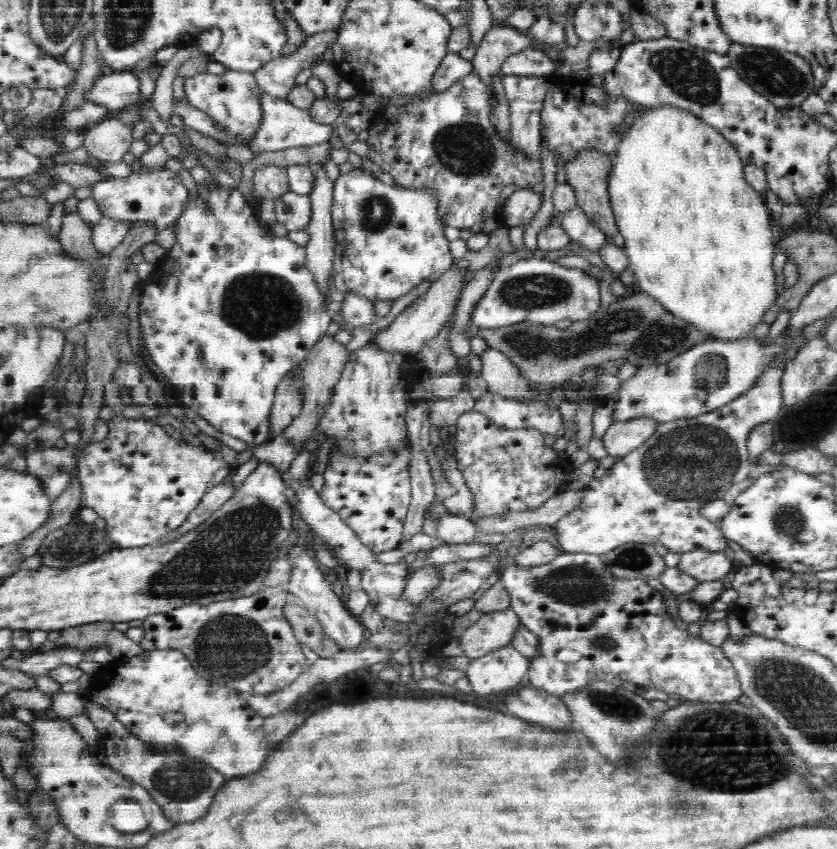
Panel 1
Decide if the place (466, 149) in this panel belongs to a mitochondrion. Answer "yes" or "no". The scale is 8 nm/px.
yes

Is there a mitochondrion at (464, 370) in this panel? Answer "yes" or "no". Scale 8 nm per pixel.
no

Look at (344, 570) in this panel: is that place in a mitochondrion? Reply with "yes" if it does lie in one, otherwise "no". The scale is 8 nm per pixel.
no

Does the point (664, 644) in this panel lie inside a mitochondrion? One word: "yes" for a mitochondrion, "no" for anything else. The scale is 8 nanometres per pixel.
no

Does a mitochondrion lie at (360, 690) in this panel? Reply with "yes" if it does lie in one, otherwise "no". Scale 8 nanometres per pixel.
no

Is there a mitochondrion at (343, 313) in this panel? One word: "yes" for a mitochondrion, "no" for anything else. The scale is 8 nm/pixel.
no

